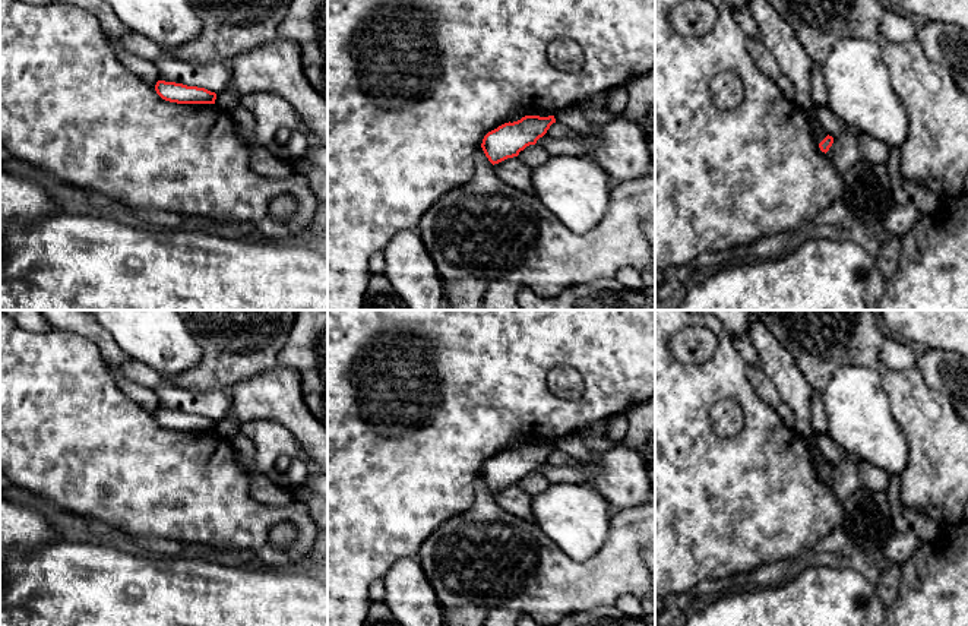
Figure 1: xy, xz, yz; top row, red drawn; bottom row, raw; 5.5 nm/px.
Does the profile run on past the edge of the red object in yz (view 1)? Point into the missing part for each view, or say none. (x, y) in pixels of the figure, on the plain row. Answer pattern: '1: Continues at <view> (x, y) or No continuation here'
1: No continuation here

